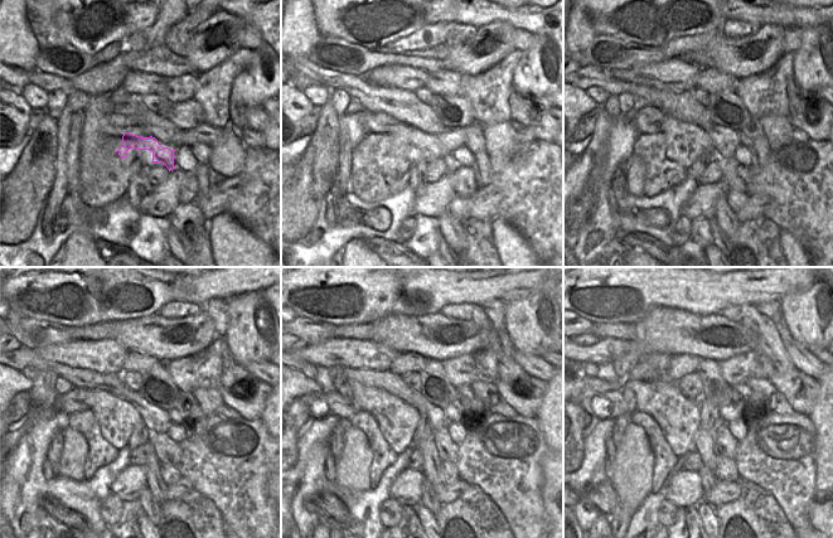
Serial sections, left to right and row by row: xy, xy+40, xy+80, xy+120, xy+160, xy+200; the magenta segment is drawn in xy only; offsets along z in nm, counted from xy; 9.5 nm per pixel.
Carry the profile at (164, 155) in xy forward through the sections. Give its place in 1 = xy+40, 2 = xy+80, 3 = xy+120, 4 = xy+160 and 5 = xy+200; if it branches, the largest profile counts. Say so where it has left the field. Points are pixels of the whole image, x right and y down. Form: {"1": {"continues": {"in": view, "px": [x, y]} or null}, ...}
{"1": {"continues": {"in": "xy+40", "px": [406, 137]}}, "2": {"continues": {"in": "xy+80", "px": [682, 139]}}, "3": {"continues": {"in": "xy+120", "px": [116, 418]}}, "4": {"continues": {"in": "xy+160", "px": [396, 418]}}, "5": {"continues": {"in": "xy+200", "px": [678, 417]}}}

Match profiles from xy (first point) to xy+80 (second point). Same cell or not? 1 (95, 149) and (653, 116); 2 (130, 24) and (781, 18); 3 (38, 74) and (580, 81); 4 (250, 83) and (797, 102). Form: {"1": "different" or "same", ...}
{"1": "different", "2": "same", "3": "same", "4": "different"}

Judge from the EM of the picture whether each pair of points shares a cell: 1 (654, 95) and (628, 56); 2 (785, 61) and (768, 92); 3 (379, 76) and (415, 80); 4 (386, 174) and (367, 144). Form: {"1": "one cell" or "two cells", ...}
{"1": "two cells", "2": "one cell", "3": "one cell", "4": "one cell"}

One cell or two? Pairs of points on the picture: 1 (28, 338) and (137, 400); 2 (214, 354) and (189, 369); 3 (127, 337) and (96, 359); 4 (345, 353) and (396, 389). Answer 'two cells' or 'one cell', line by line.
1: two cells
2: one cell
3: two cells
4: two cells

